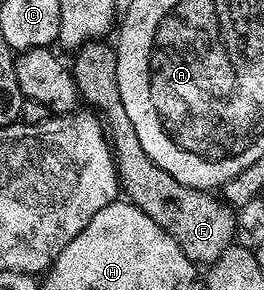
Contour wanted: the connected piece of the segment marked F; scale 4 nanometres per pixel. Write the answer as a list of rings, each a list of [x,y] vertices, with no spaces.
[[[92,39],[89,43],[82,43],[74,55],[75,60],[69,63],[71,76],[82,102],[99,116],[105,128],[115,156],[122,194],[134,207],[153,217],[153,221],[157,221],[157,225],[181,245],[185,257],[189,257],[192,263],[216,263],[221,253],[236,242],[236,212],[231,204],[223,202],[210,190],[181,185],[177,177],[165,173],[165,169],[145,153],[141,141],[137,141],[137,129],[133,129],[133,121],[129,121],[129,113],[125,113],[125,101],[121,101],[121,85],[117,85],[119,53],[112,44],[110,47],[103,39]]]

